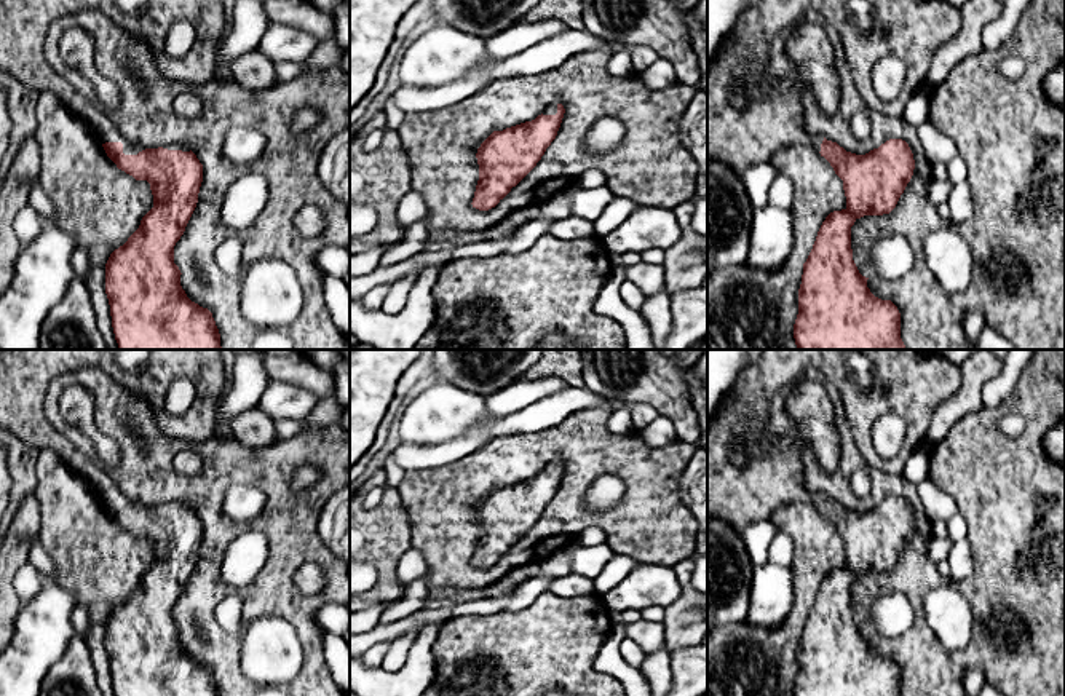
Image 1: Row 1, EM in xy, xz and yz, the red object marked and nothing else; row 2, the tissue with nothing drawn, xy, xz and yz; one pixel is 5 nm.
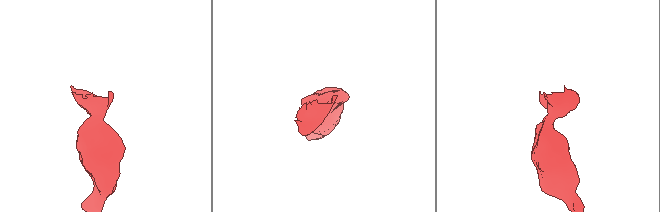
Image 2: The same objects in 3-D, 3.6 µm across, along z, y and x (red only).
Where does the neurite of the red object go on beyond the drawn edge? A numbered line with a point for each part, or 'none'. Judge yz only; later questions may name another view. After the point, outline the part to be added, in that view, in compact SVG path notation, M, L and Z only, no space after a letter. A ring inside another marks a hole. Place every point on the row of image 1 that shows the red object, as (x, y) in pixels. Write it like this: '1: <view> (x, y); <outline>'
1: yz (915, 29); M758 0L744 11L707 67L707 156L742 174L752 164L770 161L778 148L794 142L803 142L821 152L825 136L810 134L805 129L800 88L792 80L776 80L766 73L768 49L774 34L795 27L811 11L819 13L838 30L843 56L869 110L902 118L907 102L926 83L932 56L956 35L961 11L944 0L870 0L870 3L875 6L875 27L885 30L885 35L862 35L846 0ZM885 56L896 56L907 67L904 86L893 101L881 101L872 85L872 69ZM731 89L746 101L744 109L731 105Z

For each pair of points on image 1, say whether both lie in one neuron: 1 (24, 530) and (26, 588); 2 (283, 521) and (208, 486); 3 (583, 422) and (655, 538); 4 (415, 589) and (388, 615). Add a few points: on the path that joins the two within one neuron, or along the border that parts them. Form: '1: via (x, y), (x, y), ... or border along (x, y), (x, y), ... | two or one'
1: border along (27, 561), (16, 573) | two
2: via (278, 497), (257, 476), (232, 476) | one
3: via (612, 450), (652, 490), (652, 510) | one
4: via (411, 597), (396, 612) | one

